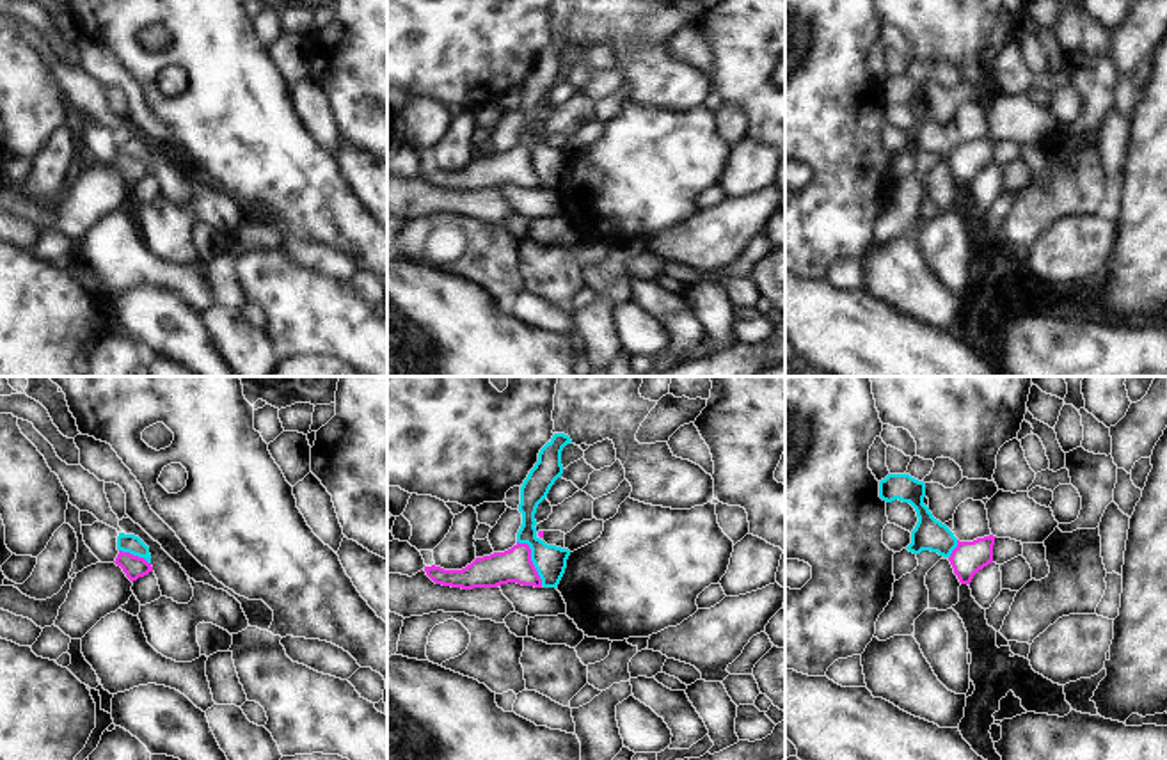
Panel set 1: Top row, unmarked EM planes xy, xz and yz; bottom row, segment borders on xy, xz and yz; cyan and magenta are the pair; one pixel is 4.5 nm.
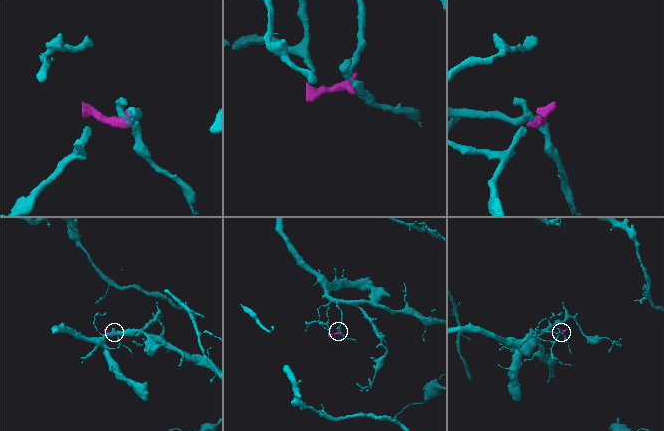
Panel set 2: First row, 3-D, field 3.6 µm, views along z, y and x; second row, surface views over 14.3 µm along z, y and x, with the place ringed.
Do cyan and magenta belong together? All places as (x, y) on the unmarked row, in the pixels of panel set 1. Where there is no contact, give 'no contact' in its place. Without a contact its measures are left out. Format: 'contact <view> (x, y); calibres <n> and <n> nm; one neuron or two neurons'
contact xz (531, 162); calibres 140 and 160 nm; two neurons

